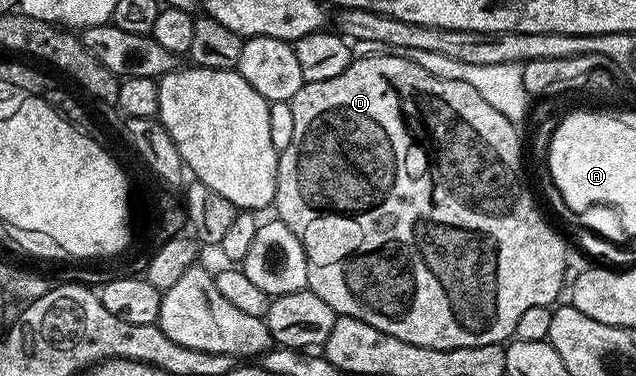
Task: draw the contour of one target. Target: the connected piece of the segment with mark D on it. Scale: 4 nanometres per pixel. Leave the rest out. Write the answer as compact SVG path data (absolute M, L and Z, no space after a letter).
M380 52L369 54L366 58L355 58L347 65L341 76L333 76L329 80L317 80L316 82L304 82L298 92L291 97L293 108L293 140L289 140L289 148L285 148L279 155L279 171L277 172L277 188L275 189L275 201L273 210L276 210L278 221L285 223L297 236L297 240L303 242L303 251L307 257L307 289L313 291L329 308L335 310L336 315L344 318L356 318L389 336L397 336L397 340L405 340L409 344L417 344L421 348L437 348L438 350L452 350L453 348L465 348L466 346L480 346L481 344L503 344L514 335L517 328L517 320L528 308L538 306L551 306L560 301L559 293L564 293L563 277L567 274L567 246L563 238L547 223L545 215L539 211L535 203L535 194L527 183L527 170L523 167L523 142L519 139L520 127L510 122L493 104L488 104L481 97L481 92L473 88L473 84L465 84L461 80L445 80L441 76L433 76L425 72L413 60L399 52Z

